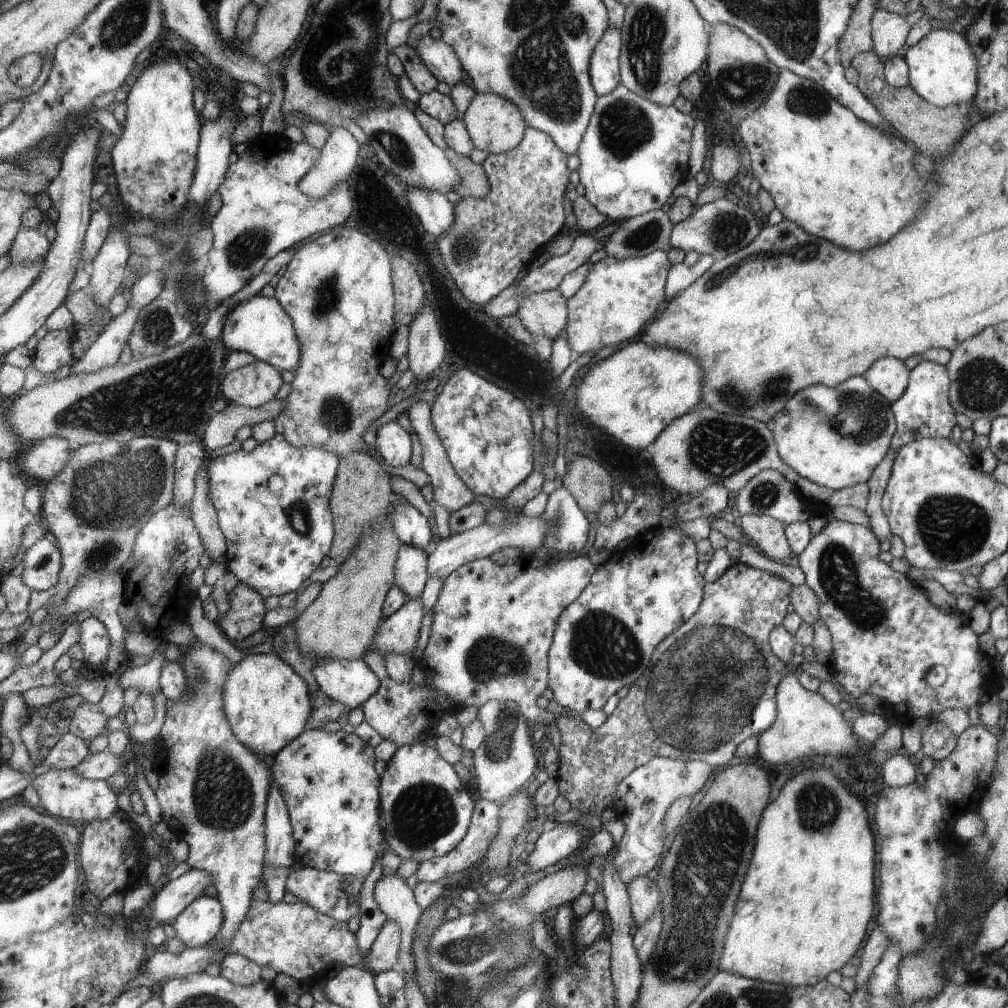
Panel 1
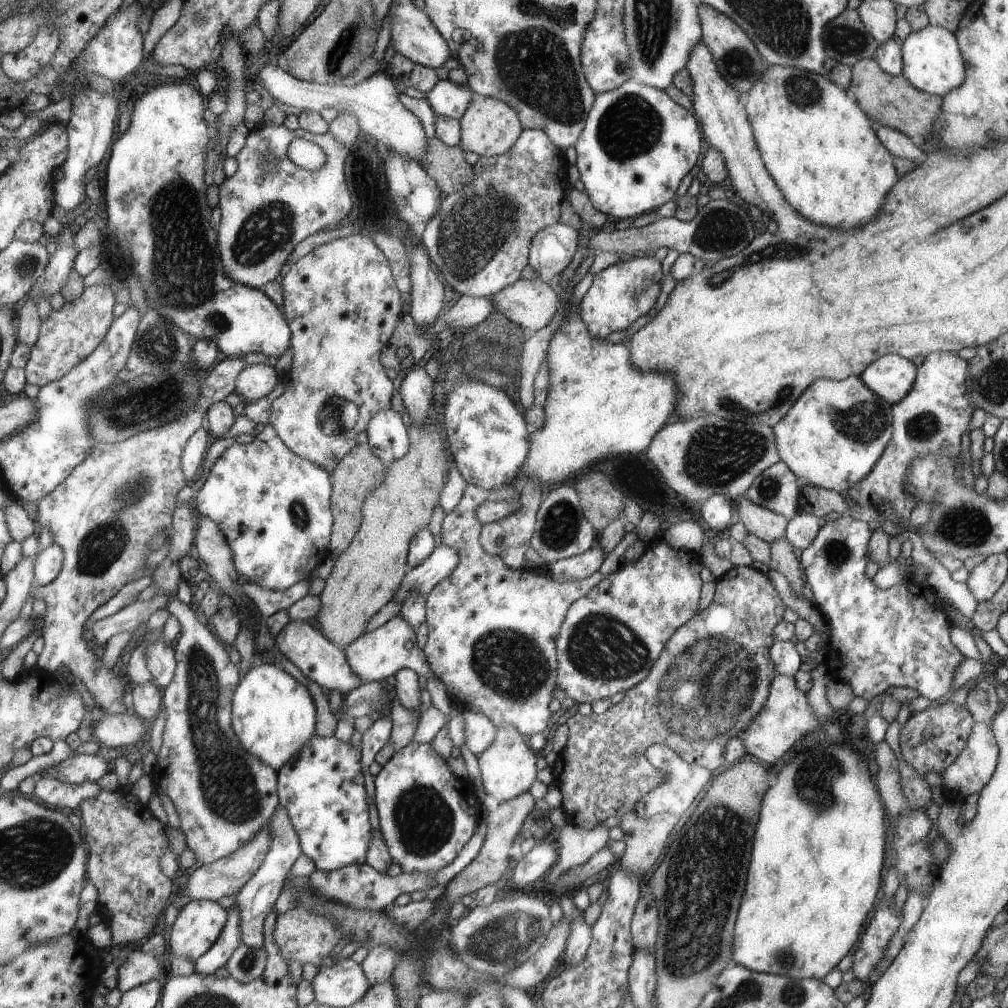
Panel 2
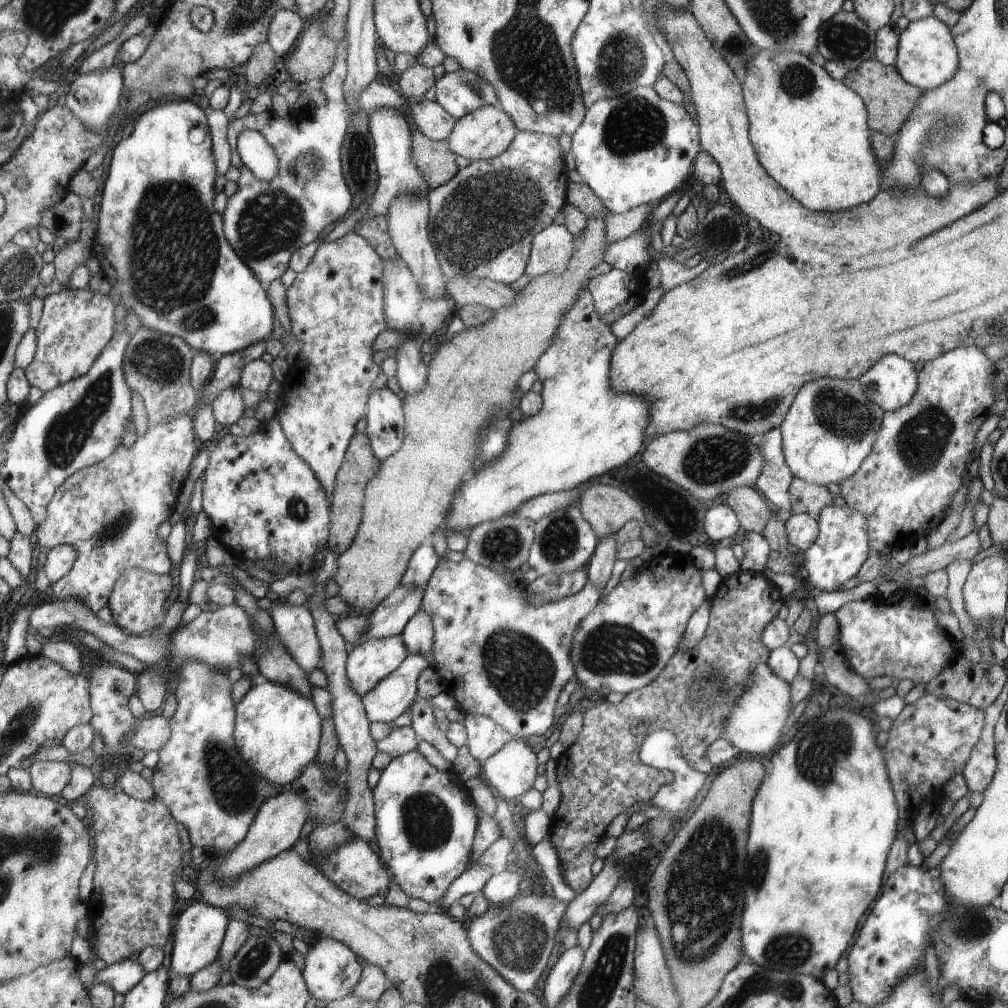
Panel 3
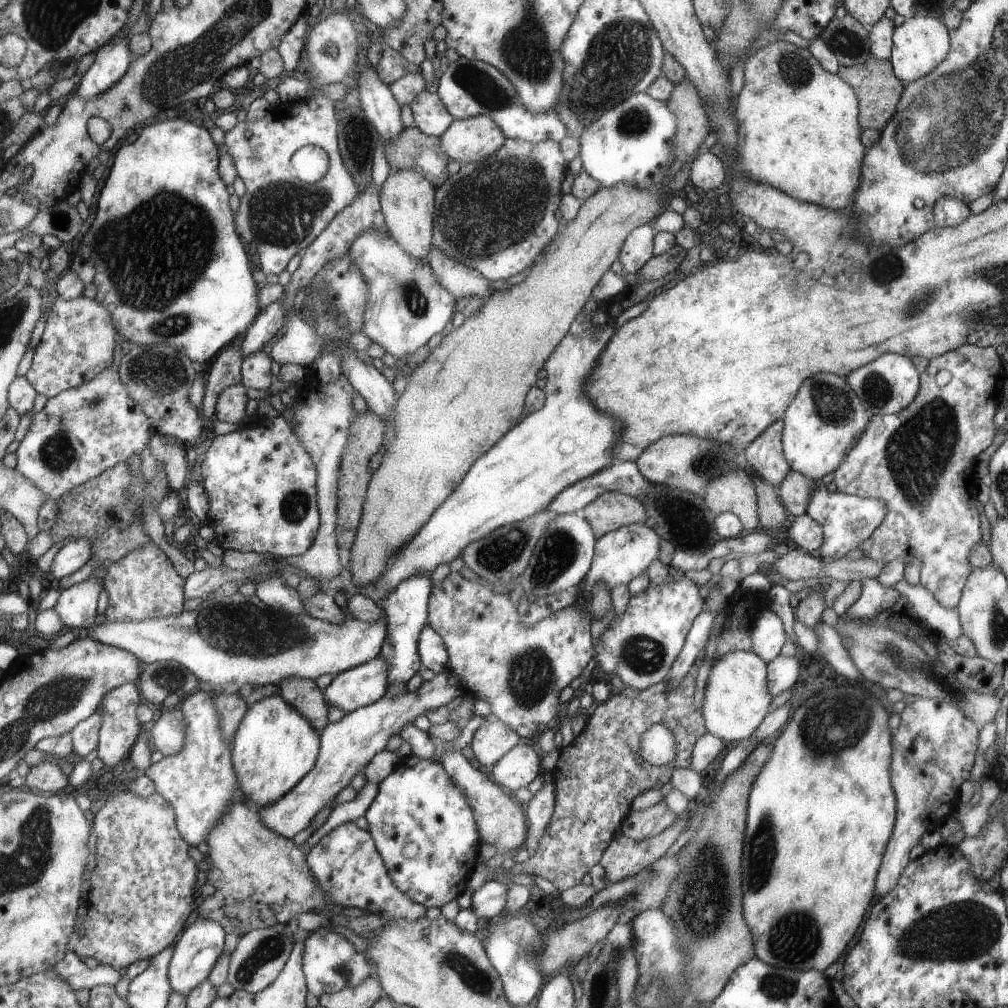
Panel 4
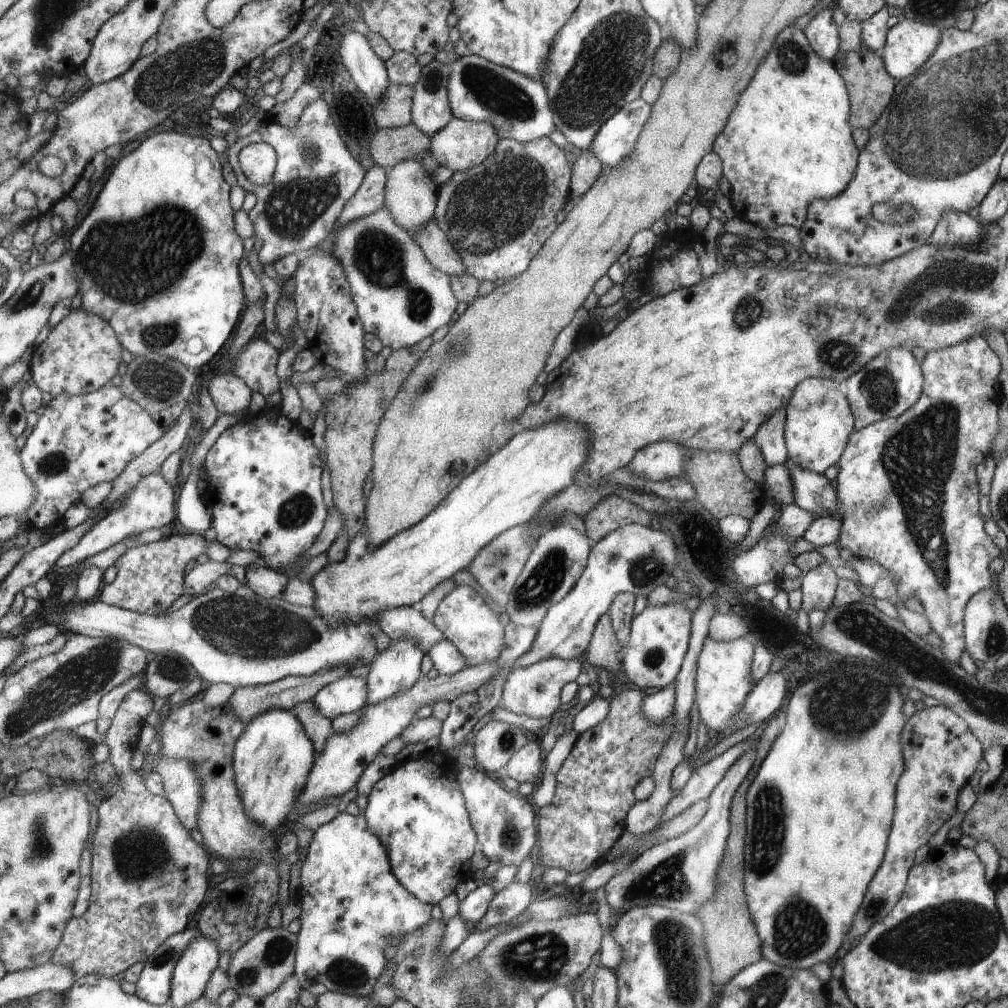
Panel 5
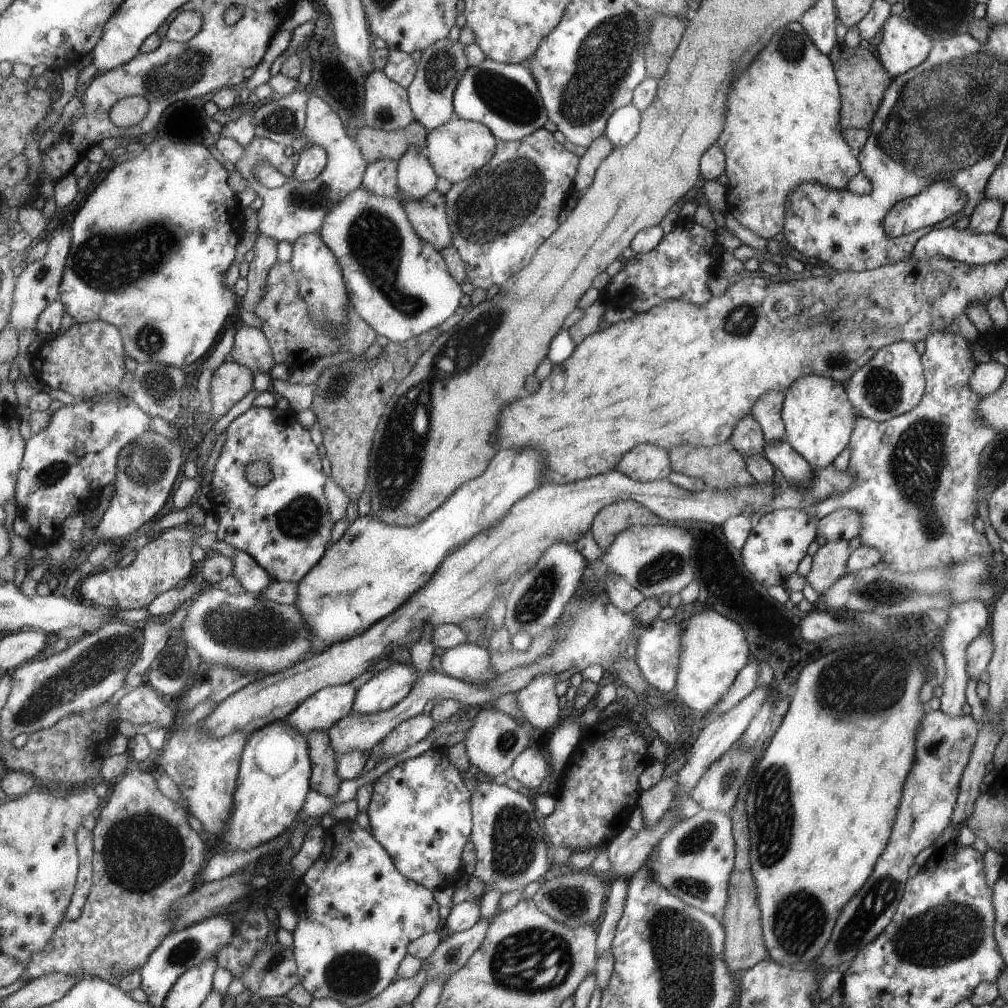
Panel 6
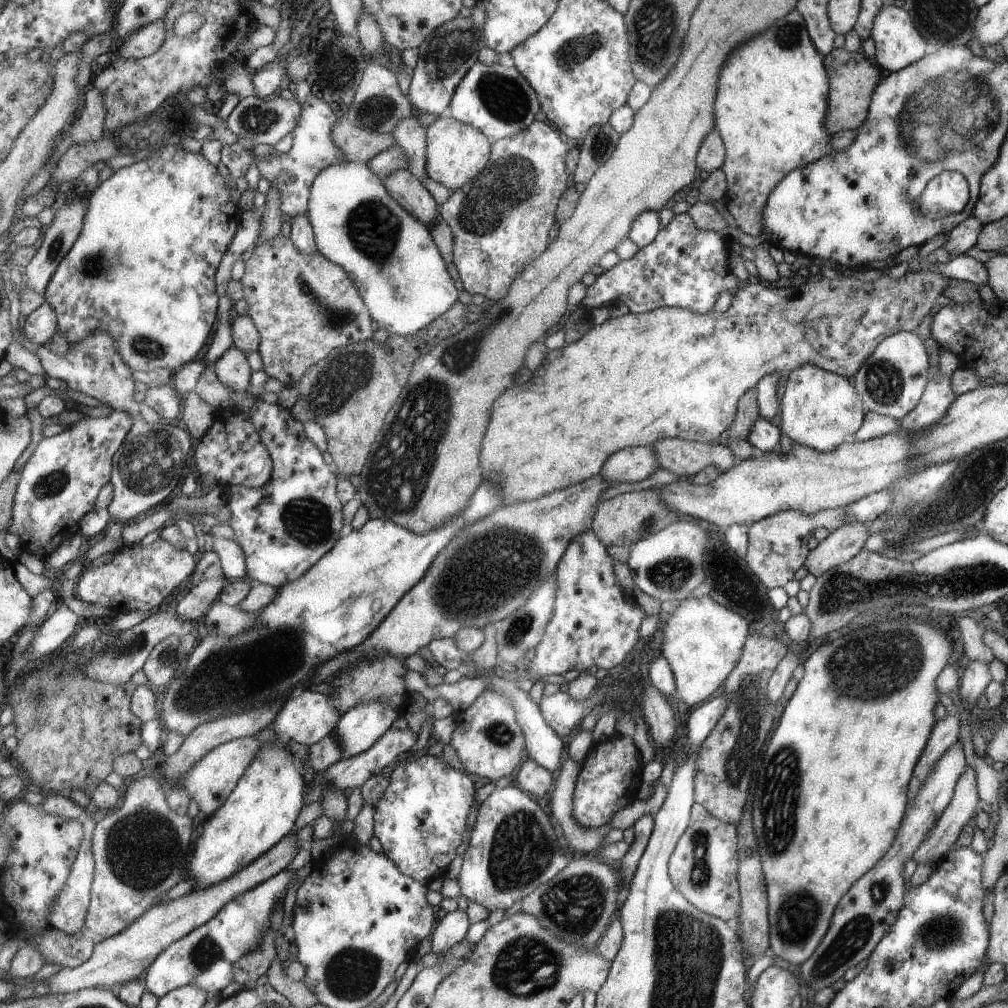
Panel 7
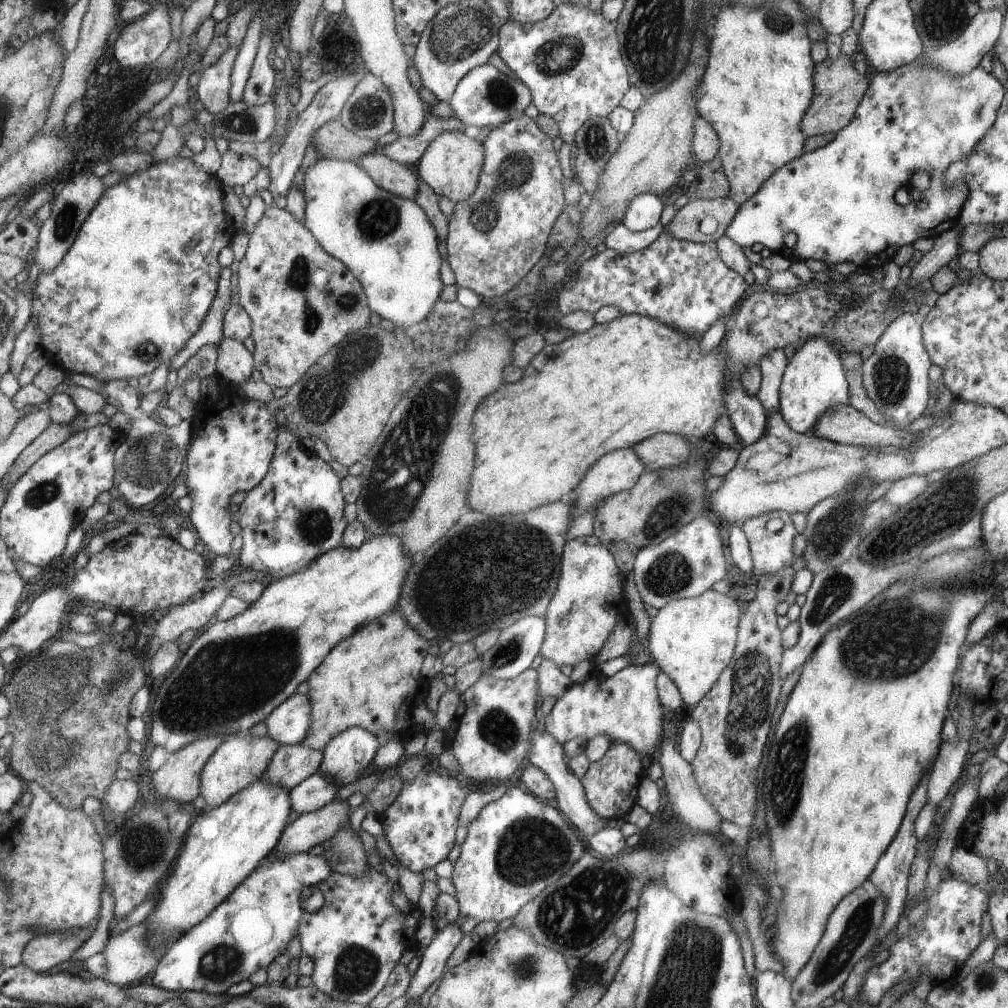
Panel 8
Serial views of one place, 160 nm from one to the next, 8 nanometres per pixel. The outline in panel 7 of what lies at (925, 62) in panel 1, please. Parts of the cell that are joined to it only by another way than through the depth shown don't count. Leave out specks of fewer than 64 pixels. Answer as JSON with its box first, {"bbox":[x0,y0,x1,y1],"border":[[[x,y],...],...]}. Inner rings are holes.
{"bbox":[871,2,926,73],"border":[[[886,2],[880,8],[872,24],[871,37],[874,40],[874,61],[887,73],[903,69],[925,55],[926,42],[913,27],[910,14],[903,7],[895,7],[892,3]]]}

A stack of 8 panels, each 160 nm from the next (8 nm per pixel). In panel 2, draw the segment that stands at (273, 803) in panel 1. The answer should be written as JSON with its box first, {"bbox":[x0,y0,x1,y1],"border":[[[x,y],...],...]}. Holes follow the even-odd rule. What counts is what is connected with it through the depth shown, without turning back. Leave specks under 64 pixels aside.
{"bbox":[237,805,301,948],"border":[[[278,805],[269,816],[269,846],[259,864],[259,868],[251,874],[251,878],[237,892],[237,904],[241,908],[241,944],[249,948],[263,948],[263,924],[267,914],[273,910],[275,900],[279,896],[284,879],[292,864],[299,858],[301,850],[297,834],[289,822],[289,816],[282,805]]]}

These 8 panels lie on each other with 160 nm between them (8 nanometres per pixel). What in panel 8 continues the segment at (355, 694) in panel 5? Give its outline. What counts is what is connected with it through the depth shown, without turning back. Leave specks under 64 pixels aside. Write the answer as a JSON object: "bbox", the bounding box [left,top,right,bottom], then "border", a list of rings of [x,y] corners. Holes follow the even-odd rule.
{"bbox":[264,693,311,745],"border":[[[293,693],[264,718],[265,733],[279,745],[303,741],[311,725],[311,703],[307,695]]]}

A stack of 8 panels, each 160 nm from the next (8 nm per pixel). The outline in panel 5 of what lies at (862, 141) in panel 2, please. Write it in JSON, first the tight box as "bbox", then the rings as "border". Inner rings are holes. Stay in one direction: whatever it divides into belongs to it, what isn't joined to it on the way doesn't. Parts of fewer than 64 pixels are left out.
{"bbox":[712,25,860,228],"border":[[[787,25],[780,33],[777,34],[773,41],[772,48],[757,65],[756,72],[753,73],[752,80],[740,93],[739,100],[733,108],[727,124],[722,132],[713,142],[712,150],[723,162],[723,175],[730,184],[730,204],[734,216],[741,218],[761,228],[775,228],[782,224],[795,226],[799,228],[807,214],[808,204],[815,199],[827,200],[828,198],[836,197],[837,194],[843,192],[847,188],[849,181],[855,176],[856,164],[859,160],[860,148],[856,146],[853,140],[853,128],[849,126],[848,116],[851,112],[851,103],[848,101],[847,84],[841,78],[840,73],[833,66],[832,61],[826,61],[819,58],[815,51],[810,47],[809,41],[803,34],[801,29],[793,25]]]}

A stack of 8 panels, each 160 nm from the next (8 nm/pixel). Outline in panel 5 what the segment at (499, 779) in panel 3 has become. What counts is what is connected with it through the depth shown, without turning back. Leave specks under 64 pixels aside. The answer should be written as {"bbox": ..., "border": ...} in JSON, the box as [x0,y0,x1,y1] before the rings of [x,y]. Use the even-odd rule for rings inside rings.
{"bbox":[492,738,543,786],"border":[[[532,738],[527,745],[521,746],[516,753],[513,753],[508,762],[492,776],[496,779],[508,776],[521,786],[535,785],[542,771],[542,755],[543,750],[538,739]]]}

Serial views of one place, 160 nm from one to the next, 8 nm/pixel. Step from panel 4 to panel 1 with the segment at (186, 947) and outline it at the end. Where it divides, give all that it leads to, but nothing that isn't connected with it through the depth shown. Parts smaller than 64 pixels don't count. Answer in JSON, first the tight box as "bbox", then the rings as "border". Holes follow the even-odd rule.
{"bbox":[173,895,224,947],"border":[[[199,895],[173,922],[176,936],[188,947],[207,945],[216,936],[224,922],[220,901]]]}

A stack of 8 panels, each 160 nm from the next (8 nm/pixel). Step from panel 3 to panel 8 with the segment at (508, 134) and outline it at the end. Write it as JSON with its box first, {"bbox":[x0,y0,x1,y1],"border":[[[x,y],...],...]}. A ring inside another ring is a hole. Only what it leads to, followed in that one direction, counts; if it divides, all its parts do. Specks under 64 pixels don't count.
{"bbox":[416,131,483,203],"border":[[[447,131],[438,134],[423,151],[416,166],[416,174],[435,194],[456,203],[465,200],[476,190],[483,164],[482,143],[464,134]]]}

